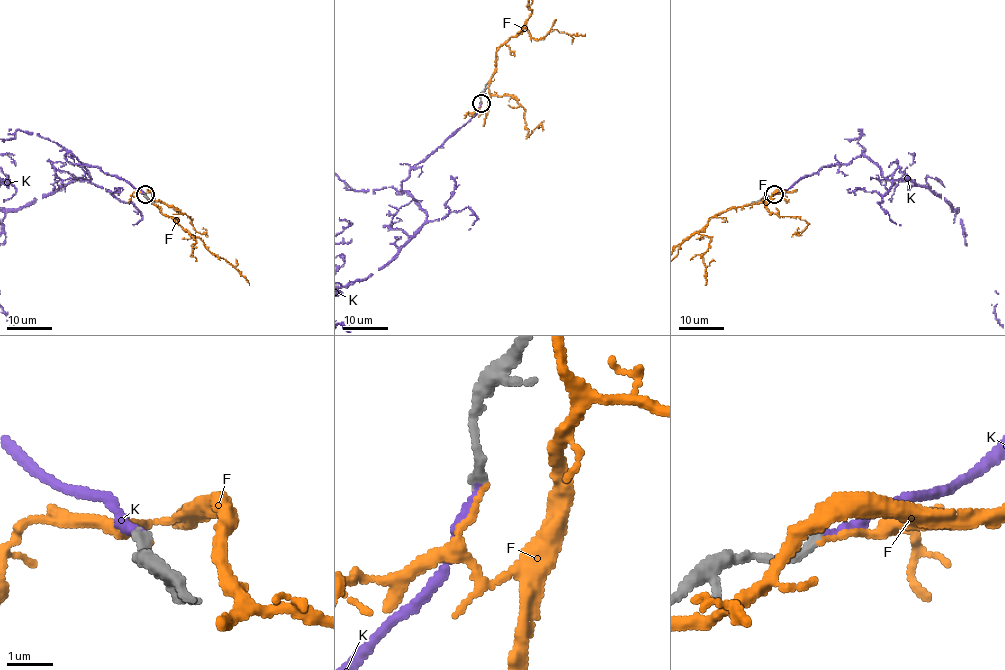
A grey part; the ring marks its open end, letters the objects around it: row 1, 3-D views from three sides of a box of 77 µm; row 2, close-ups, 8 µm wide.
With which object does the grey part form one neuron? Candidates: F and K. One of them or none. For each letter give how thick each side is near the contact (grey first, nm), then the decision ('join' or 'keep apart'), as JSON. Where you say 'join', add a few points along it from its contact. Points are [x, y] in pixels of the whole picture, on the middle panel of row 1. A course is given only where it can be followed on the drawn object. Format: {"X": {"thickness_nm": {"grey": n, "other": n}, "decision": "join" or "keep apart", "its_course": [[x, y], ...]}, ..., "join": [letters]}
{"F": {"thickness_nm": {"grey": 200, "other": 130}, "decision": "keep apart"}, "K": {"thickness_nm": {"grey": 200, "other": 170}, "decision": "join"}, "join": ["K"]}

